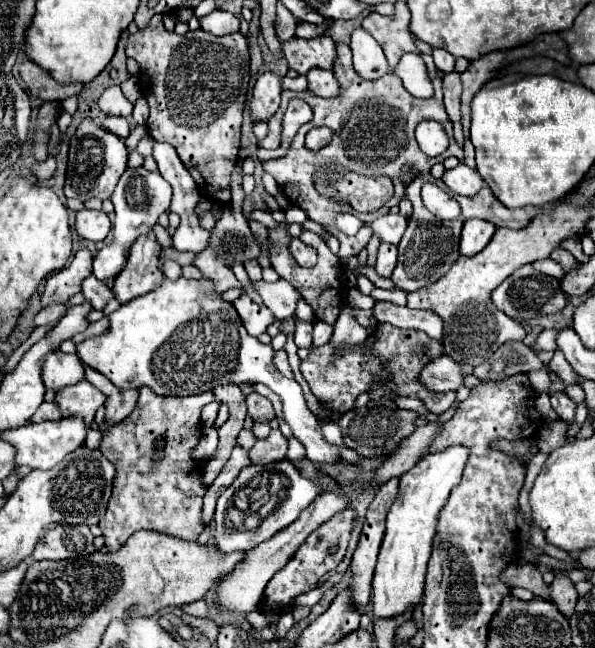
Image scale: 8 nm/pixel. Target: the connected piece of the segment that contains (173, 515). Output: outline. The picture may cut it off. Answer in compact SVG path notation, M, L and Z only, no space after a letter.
M142 386L132 414L104 432L100 450L116 468L108 510L100 520L108 552L116 552L142 528L180 536L184 540L196 540L200 536L204 530L202 498L206 488L200 480L202 464L192 460L192 450L202 436L200 410L212 400L212 392L176 398L160 396L148 386Z

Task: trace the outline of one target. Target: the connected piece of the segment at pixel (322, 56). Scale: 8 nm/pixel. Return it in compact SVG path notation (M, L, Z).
M330 36L312 40L292 38L284 42L284 54L292 70L306 74L310 68L332 68L336 60L336 44Z

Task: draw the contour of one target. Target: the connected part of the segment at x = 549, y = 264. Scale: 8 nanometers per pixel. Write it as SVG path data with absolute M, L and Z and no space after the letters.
M546 258L546 260L536 260L532 266L534 266L536 270L540 270L540 272L546 272L546 274L554 276L554 278L562 278L562 276L564 276L564 270L562 270L554 260L550 260L550 258Z

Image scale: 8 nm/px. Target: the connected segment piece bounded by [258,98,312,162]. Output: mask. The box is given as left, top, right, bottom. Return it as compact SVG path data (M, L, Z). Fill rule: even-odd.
M296 98L290 100L290 104L288 104L288 108L284 112L284 118L282 118L282 143L280 147L275 150L260 148L258 150L258 160L268 162L268 160L285 156L290 148L290 142L292 142L294 134L298 132L298 128L304 122L310 122L310 120L312 120L312 108L304 100L296 100Z

